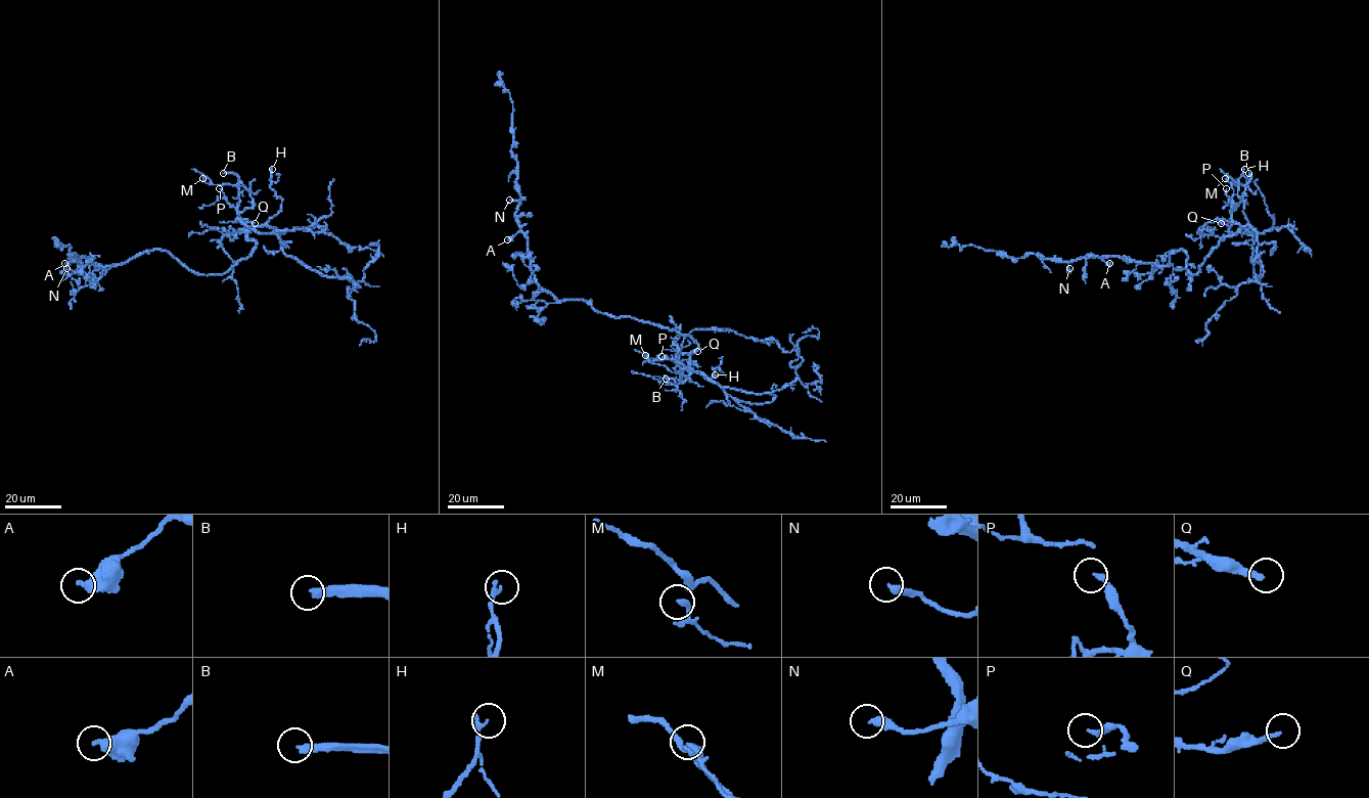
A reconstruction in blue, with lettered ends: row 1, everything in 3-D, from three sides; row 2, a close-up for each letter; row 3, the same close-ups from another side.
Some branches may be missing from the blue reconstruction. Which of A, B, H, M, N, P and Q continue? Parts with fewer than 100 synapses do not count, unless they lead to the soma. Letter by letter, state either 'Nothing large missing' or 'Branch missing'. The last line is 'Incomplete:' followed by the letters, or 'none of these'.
A: Nothing large missing
B: Branch missing
H: Nothing large missing
M: Nothing large missing
N: Nothing large missing
P: Nothing large missing
Q: Nothing large missing
Incomplete: B

